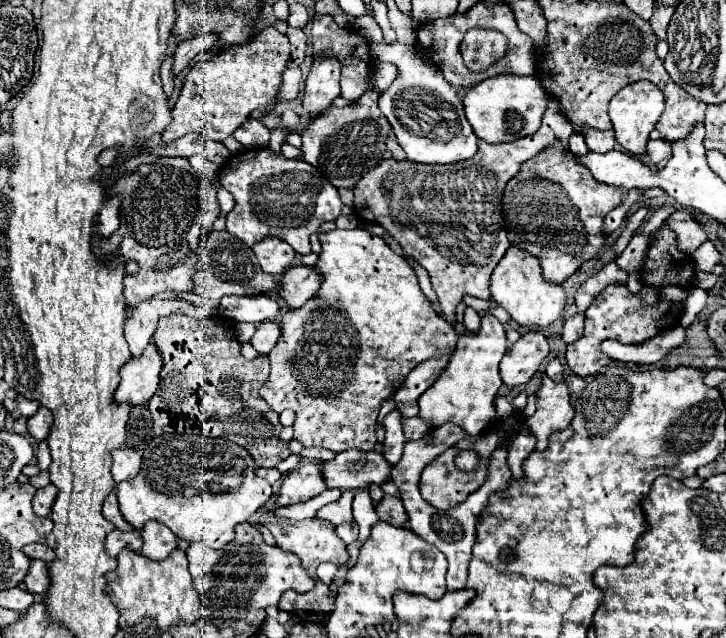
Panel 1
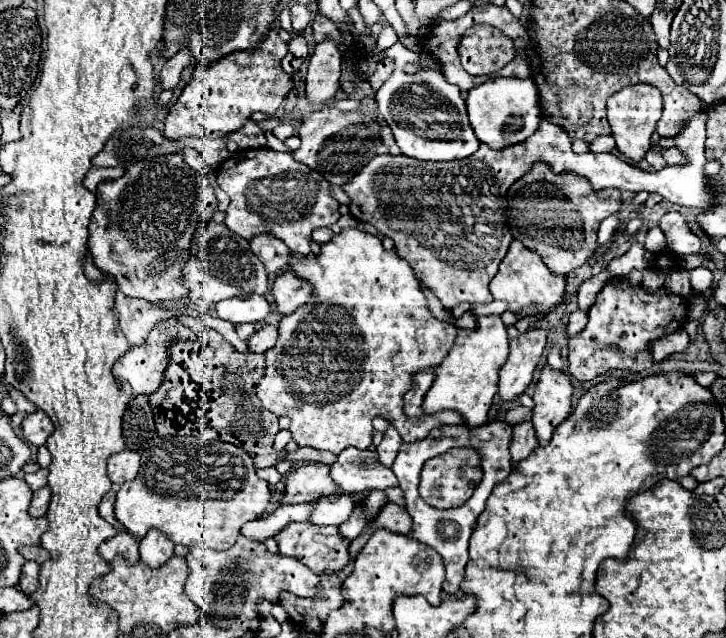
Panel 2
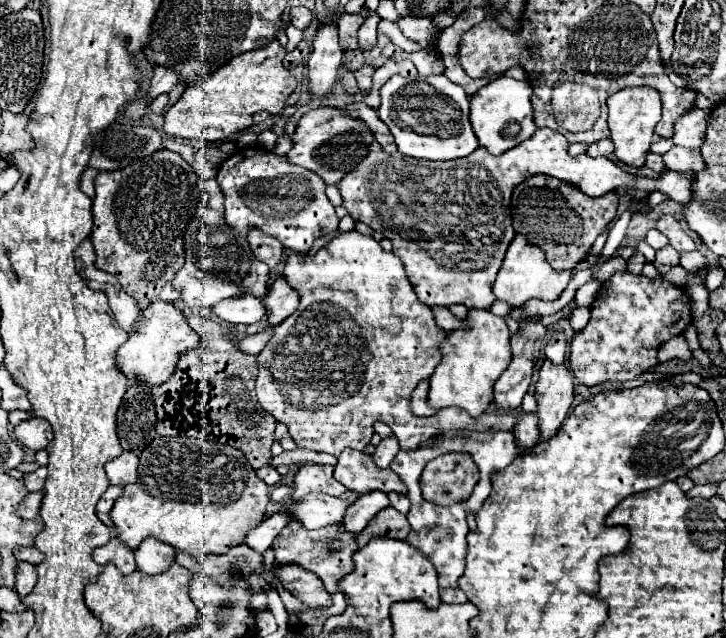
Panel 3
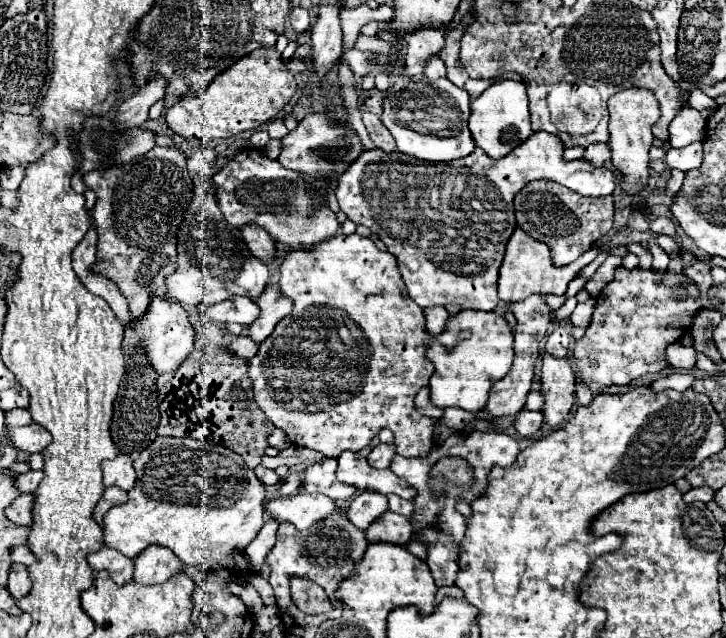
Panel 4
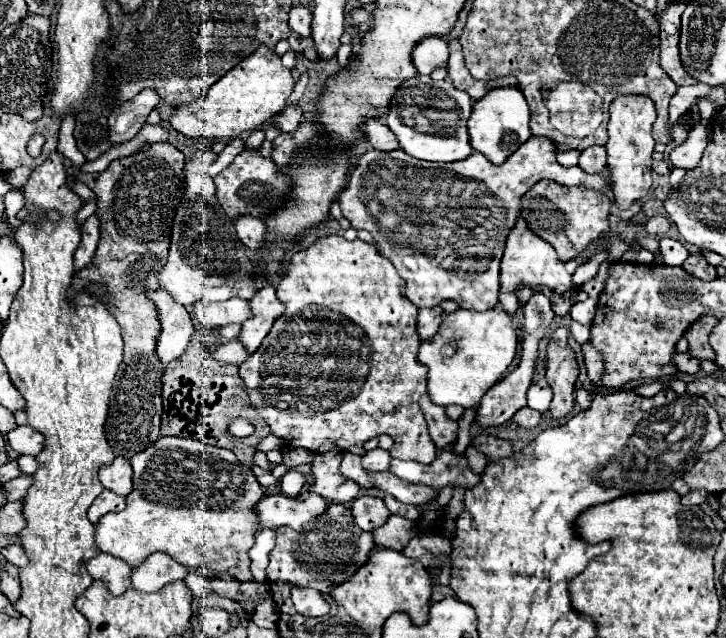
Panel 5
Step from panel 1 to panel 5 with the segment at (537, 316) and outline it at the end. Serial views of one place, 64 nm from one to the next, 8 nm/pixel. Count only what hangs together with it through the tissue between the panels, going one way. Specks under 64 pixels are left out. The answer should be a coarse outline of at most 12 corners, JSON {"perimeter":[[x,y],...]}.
{"perimeter":[[520,216],[500,264],[502,292],[524,282],[570,290],[582,260],[562,262]]}

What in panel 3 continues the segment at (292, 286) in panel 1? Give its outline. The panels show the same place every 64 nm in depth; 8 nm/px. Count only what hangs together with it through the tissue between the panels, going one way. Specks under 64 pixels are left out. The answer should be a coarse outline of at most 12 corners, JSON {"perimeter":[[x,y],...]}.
{"perimeter":[[278,276],[262,298],[268,328],[298,308],[298,294]]}

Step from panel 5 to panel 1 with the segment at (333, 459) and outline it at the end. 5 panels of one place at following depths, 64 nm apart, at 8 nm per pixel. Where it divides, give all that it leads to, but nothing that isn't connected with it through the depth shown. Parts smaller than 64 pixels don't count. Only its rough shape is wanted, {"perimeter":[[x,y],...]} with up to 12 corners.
{"perimeter":[[318,464],[282,480],[278,506],[306,502],[326,490]]}

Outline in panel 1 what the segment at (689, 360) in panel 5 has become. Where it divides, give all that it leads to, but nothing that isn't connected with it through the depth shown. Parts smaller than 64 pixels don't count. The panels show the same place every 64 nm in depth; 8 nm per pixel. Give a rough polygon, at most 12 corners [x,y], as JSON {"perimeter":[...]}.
{"perimeter":[[682,326],[644,344],[604,340],[602,352],[620,362],[656,364],[686,342]]}

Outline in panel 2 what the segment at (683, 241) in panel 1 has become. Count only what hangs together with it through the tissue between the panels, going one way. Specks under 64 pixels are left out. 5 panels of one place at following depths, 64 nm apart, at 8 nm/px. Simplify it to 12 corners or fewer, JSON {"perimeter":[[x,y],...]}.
{"perimeter":[[668,212],[660,230],[678,256],[698,254],[700,238],[682,214]]}

